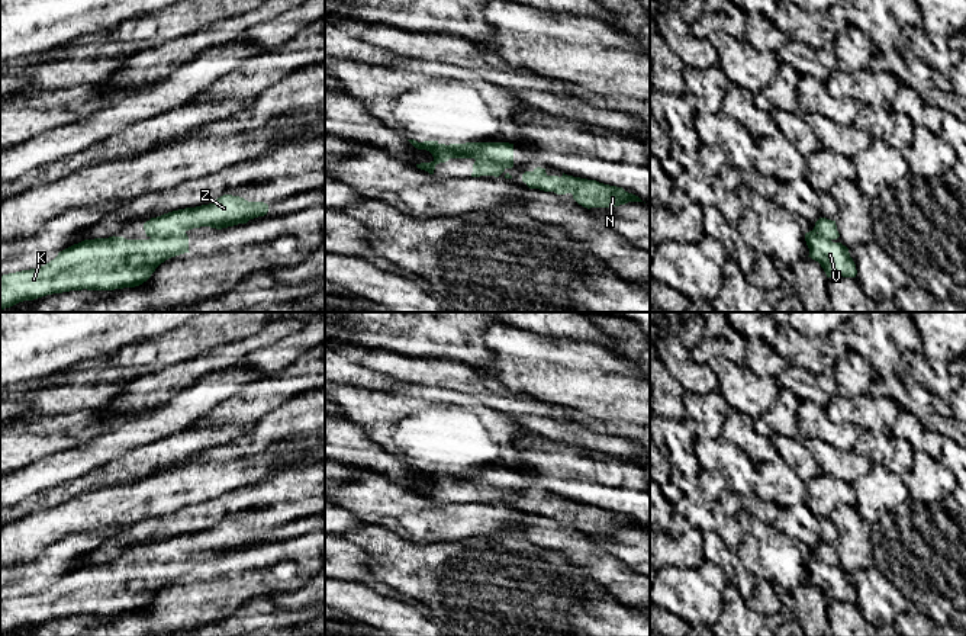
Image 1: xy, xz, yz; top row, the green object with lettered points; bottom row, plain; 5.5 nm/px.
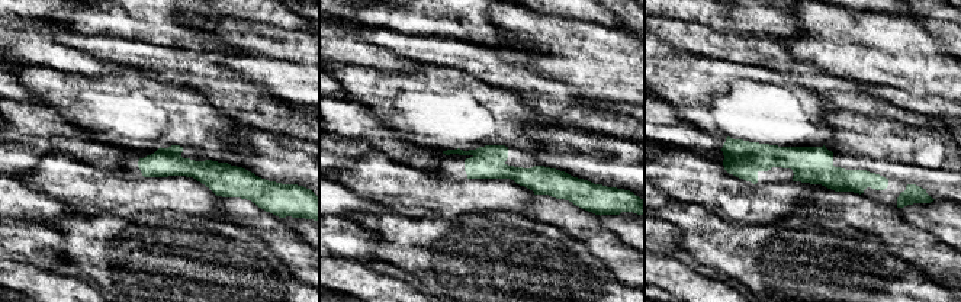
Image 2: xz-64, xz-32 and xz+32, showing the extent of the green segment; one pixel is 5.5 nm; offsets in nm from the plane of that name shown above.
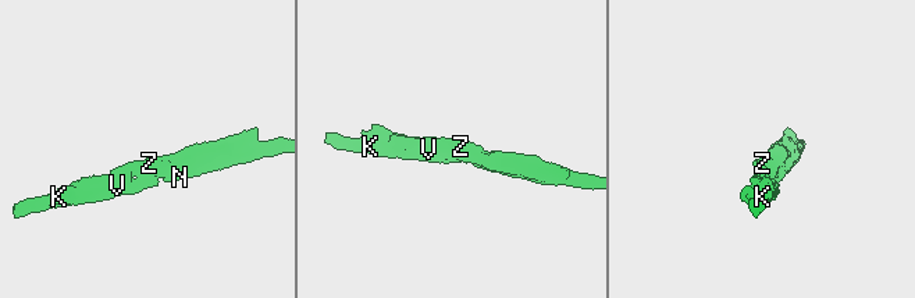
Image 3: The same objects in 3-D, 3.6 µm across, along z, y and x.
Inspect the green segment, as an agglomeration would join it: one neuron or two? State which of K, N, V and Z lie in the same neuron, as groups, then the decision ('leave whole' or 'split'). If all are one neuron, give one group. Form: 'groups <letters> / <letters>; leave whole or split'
groups K N V Z; leave whole

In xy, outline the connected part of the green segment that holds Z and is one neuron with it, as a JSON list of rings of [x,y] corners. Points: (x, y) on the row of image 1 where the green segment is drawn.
[[[223,195],[209,205],[186,208],[151,218],[144,224],[146,240],[126,240],[123,237],[84,240],[74,244],[45,266],[0,276],[0,309],[23,301],[33,301],[52,293],[70,290],[115,290],[135,288],[146,282],[155,269],[165,260],[190,253],[187,231],[200,227],[216,229],[247,224],[264,216],[268,205],[248,202],[244,197]]]

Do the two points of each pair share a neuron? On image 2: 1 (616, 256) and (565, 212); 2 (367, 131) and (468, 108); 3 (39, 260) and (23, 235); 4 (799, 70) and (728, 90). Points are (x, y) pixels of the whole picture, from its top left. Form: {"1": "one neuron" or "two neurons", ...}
{"1": "one neuron", "2": "two neurons", "3": "one neuron", "4": "two neurons"}

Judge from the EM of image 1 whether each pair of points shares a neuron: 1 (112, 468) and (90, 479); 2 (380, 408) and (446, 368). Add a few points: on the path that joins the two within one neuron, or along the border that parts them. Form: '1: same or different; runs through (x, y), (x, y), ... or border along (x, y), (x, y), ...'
1: same; runs through (106, 474), (96, 476)
2: different; border along (399, 381), (451, 389)

